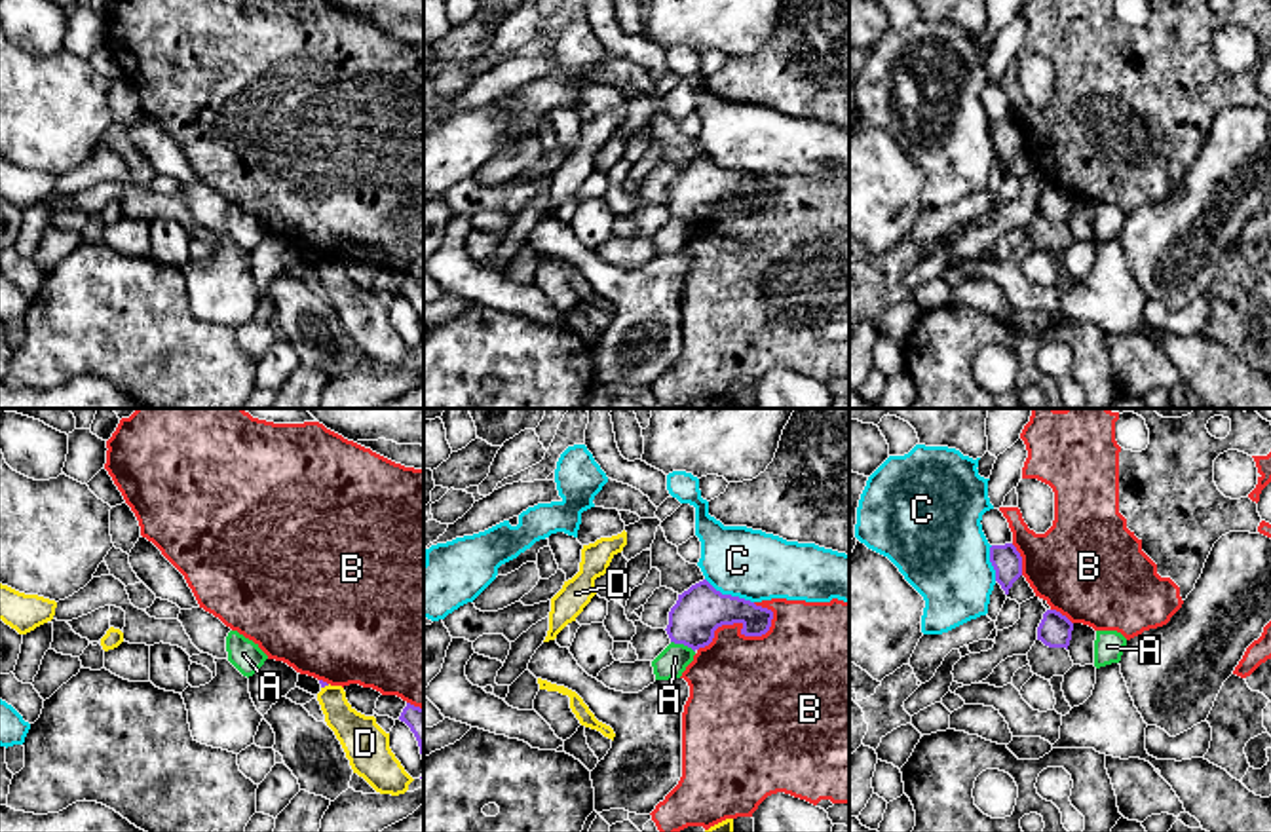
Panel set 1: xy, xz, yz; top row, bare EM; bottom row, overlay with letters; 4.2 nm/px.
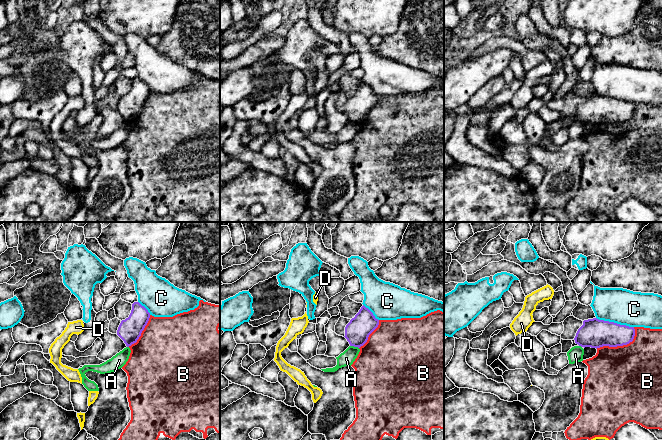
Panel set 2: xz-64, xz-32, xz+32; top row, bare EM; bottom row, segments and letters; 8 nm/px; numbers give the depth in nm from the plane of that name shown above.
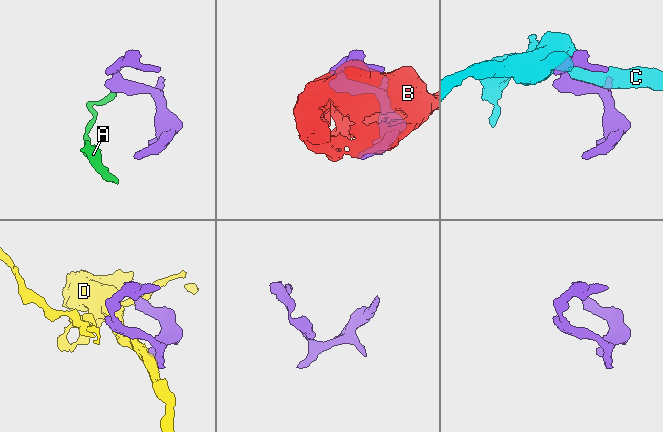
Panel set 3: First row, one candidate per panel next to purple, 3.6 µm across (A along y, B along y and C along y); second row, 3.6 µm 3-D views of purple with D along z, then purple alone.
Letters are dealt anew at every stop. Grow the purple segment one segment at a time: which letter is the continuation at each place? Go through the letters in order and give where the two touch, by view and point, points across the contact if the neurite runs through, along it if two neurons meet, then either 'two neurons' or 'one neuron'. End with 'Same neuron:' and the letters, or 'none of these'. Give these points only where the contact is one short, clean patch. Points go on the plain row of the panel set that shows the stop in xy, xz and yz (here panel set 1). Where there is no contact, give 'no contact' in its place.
A: xz (682, 217) | along xz (671, 215), (682, 217), (694, 226) | two neurons
B: xz (743, 200) | two neurons
C: xz (730, 170) | two neurons
D: xy (325, 259) | two neurons
Same neuron: none of these

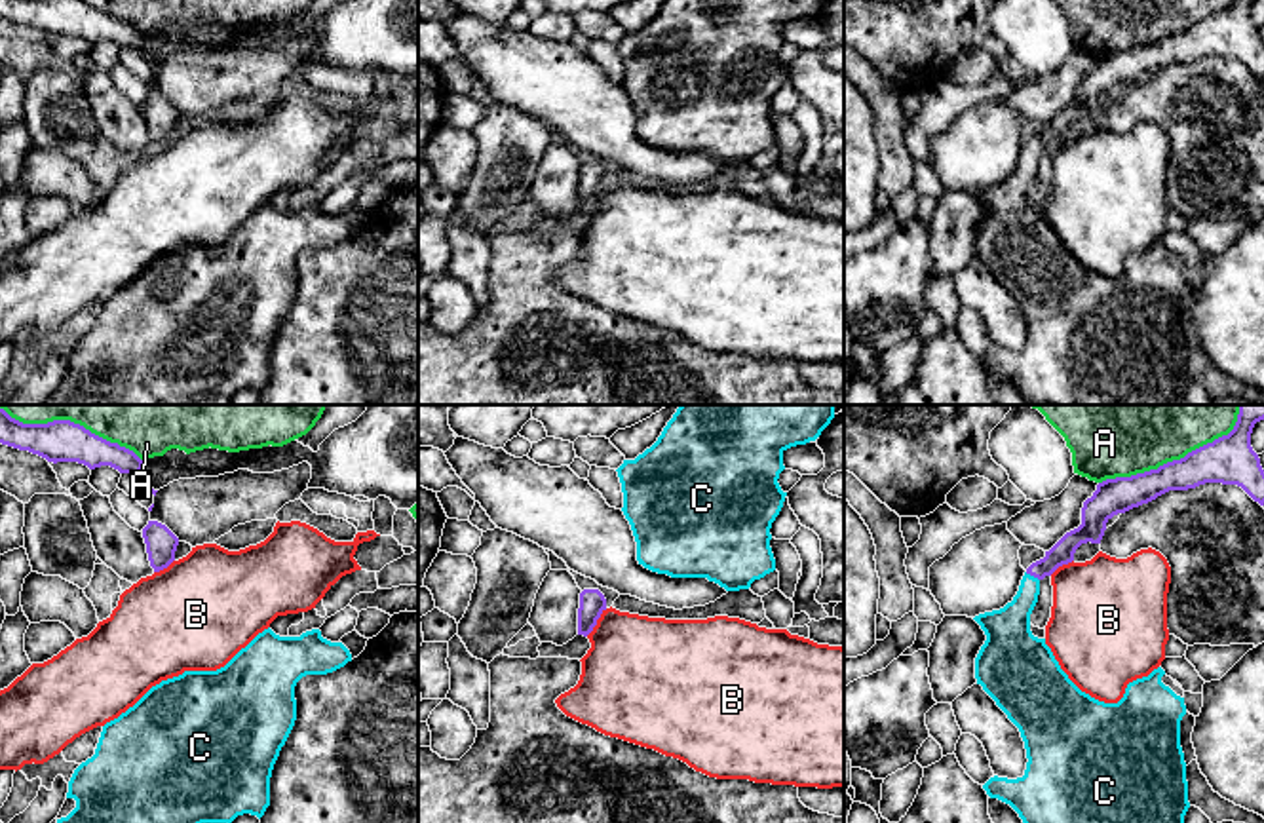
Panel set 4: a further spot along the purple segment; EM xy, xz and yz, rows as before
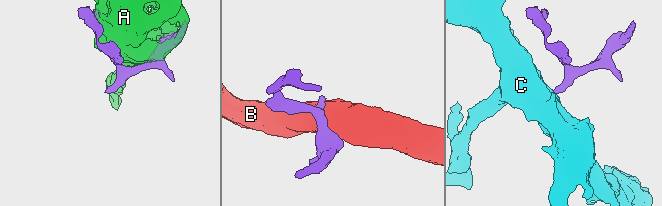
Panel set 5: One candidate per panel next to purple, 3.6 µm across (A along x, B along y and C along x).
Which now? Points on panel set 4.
A: yz (1168, 37) | two neurons
B: xz (595, 196) | along xz (607, 183), (586, 210) | two neurons
C: yz (1033, 149) | across yz (1063, 126), (1033, 149), (1027, 172), (1008, 202) | one neuron
Same neuron: C

